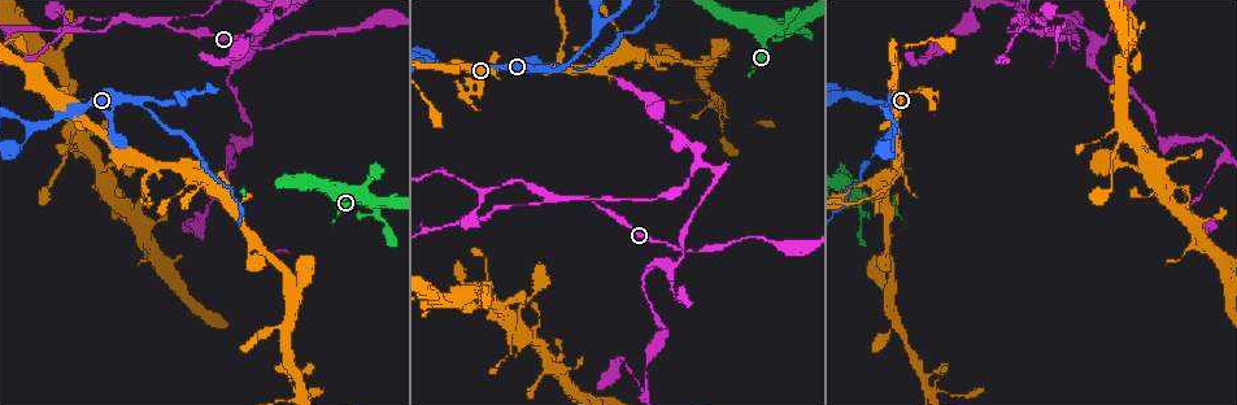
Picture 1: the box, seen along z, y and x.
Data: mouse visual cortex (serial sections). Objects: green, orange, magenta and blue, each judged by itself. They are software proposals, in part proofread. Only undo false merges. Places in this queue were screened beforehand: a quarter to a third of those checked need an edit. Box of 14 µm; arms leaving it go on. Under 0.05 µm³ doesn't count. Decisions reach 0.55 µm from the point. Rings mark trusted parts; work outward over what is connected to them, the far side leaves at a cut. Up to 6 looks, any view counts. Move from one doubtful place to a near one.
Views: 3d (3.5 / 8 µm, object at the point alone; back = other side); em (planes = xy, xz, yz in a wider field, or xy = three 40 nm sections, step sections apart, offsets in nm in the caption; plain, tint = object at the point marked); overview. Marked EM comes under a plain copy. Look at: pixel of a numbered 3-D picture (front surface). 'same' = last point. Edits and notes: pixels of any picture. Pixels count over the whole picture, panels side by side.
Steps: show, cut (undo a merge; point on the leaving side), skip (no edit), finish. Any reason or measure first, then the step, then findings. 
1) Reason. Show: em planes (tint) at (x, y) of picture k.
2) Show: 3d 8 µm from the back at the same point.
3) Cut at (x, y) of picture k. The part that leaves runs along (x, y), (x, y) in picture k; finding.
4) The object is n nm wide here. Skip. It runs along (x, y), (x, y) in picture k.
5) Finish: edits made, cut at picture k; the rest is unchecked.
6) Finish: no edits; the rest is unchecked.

Two arms in line, one across. Show: 3d 3.5 µm at (569, 68) of picture 1.

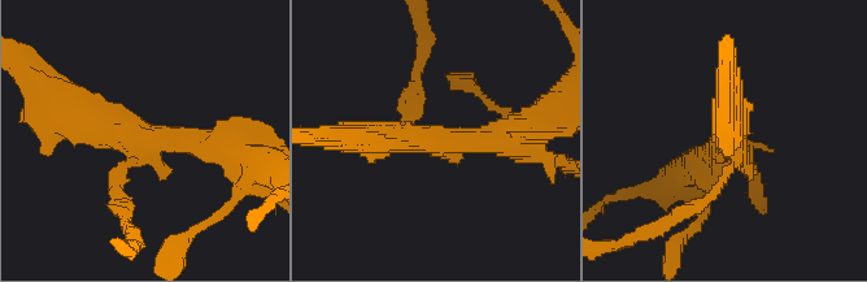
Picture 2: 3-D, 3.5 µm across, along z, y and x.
Show: em xy step 3 (tint) at (431, 142) of picture 2.

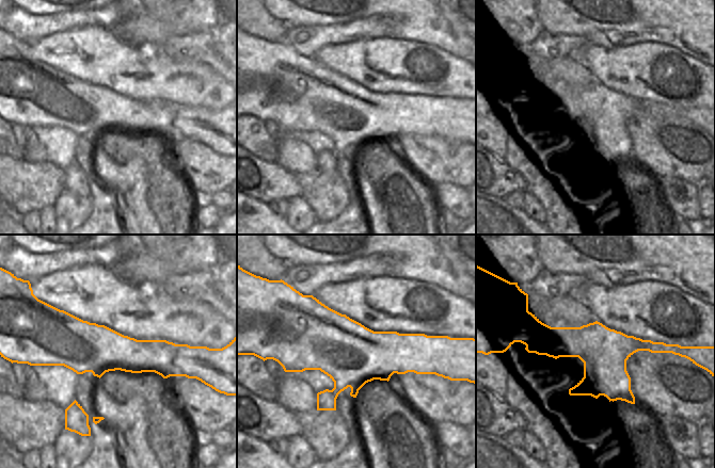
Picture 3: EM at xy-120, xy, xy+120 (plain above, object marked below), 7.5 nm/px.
Cut at (125, 205) of picture 2. The part that leaves runs along (117, 181), (133, 244) in picture 2; a second cell is stuck on.

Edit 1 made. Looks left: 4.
Show: overview.

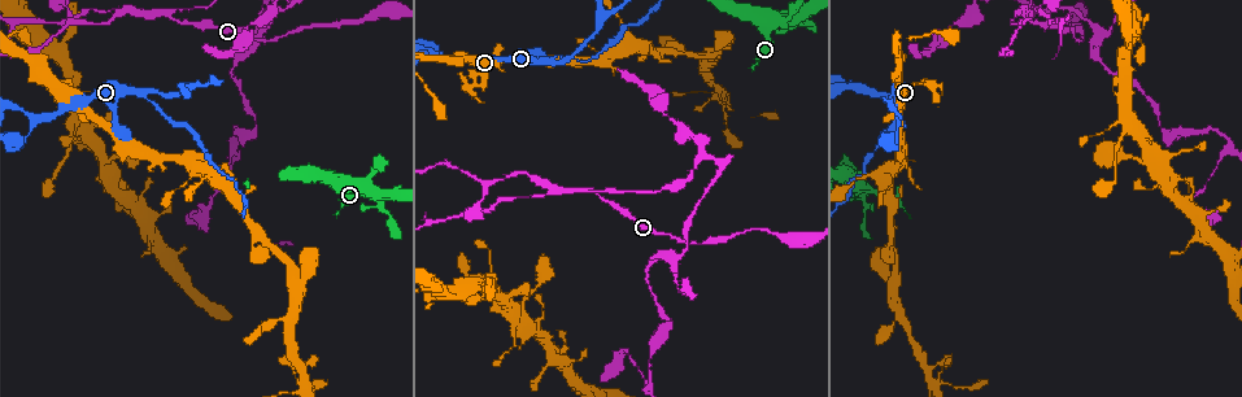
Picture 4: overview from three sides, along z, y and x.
Three-way junction. Show: 3d 8 µm at (39, 117) of picture 4.

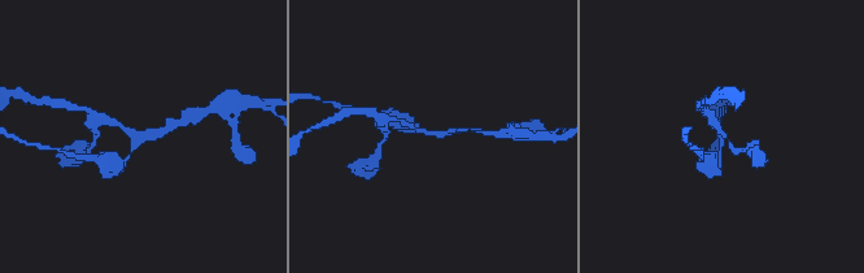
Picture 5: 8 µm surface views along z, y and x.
Show: em xy step 3 (tint) at (432, 133) of picture 5.

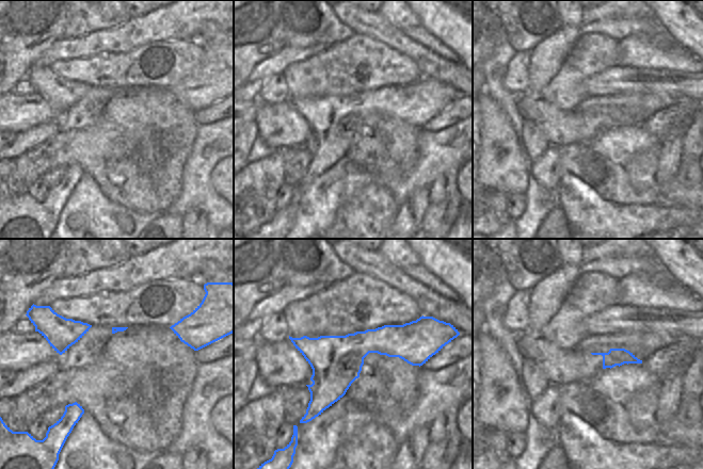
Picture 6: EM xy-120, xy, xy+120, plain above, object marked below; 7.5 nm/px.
The arms are 150, 150, 200 nm wide. Skip. It runs along (177, 122), (142, 135), (120, 164) in picture 5; all the same cell.

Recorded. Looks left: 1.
Finish: edits made, cut at picture 2; the rest is unchecked.

